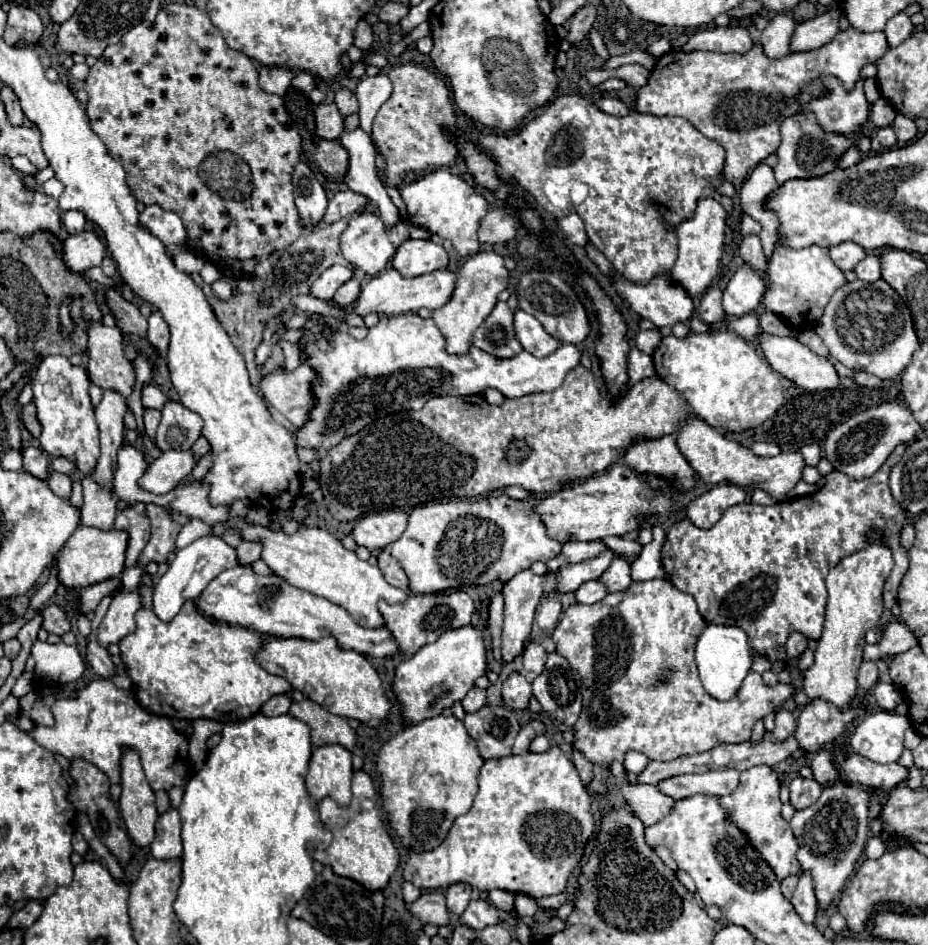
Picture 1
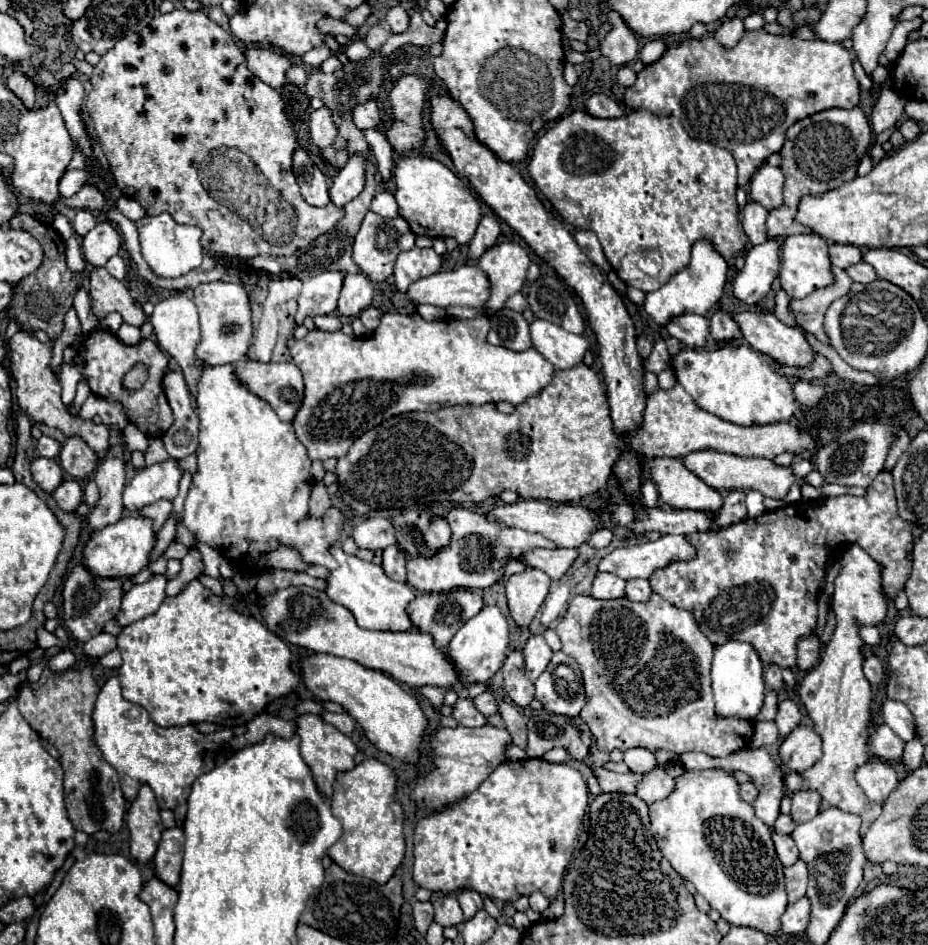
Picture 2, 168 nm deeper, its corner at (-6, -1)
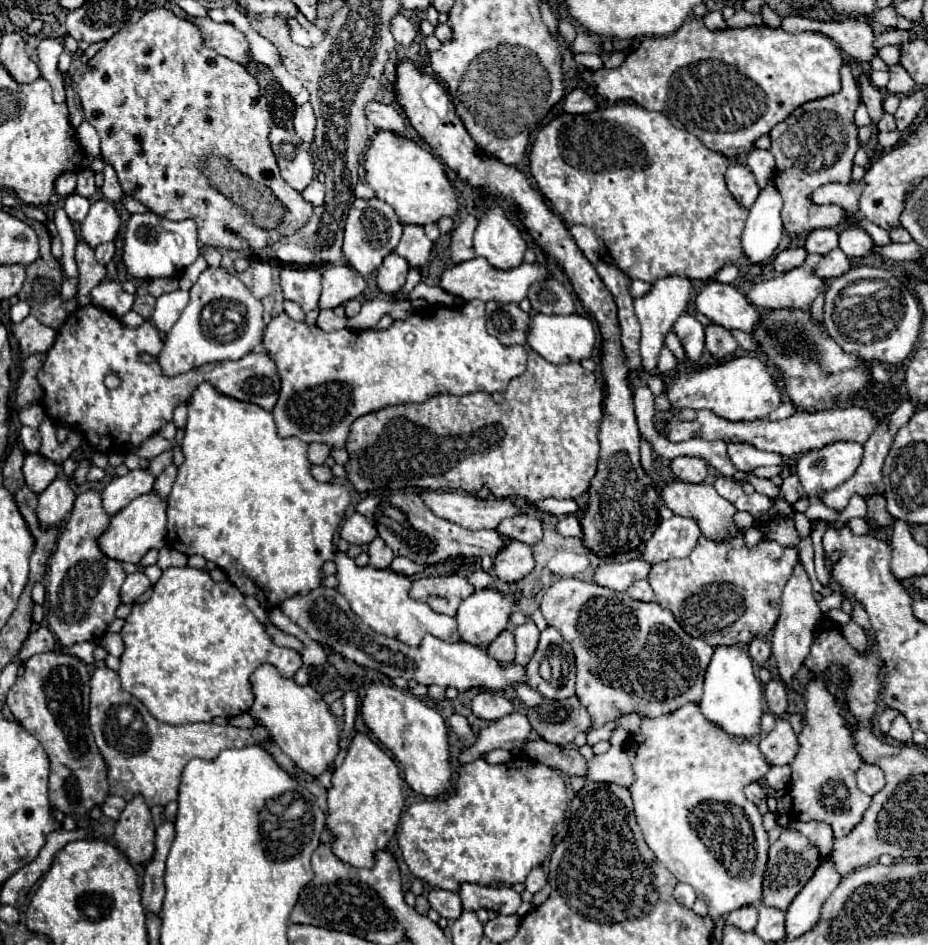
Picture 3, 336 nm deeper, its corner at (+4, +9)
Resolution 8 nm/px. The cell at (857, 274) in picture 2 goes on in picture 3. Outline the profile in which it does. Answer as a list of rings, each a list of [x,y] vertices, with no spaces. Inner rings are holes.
[[[836,248],[830,254],[822,256],[816,268],[816,274],[822,278],[836,278],[836,276],[846,274],[850,268],[852,268],[852,260],[840,248]]]

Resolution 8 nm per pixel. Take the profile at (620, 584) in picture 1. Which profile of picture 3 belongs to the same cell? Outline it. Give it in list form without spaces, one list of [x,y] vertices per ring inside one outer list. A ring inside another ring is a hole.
[[[634,580],[626,592],[634,600],[642,600],[642,602],[652,602],[654,600],[654,592],[652,592],[648,580]]]

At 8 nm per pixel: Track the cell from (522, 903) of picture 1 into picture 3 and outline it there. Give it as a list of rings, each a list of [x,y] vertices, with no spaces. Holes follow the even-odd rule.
[[[534,868],[534,870],[528,874],[526,882],[524,882],[526,890],[528,890],[528,892],[532,892],[532,894],[540,892],[544,884],[546,884],[546,876],[544,876],[544,870],[542,870],[542,868]]]

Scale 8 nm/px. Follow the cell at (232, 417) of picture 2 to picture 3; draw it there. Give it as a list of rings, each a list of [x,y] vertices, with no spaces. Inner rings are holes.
[[[202,382],[196,392],[192,394],[188,402],[188,424],[184,428],[182,438],[182,452],[184,452],[184,464],[178,468],[178,478],[172,486],[172,492],[168,496],[168,546],[174,550],[192,556],[202,554],[206,560],[212,560],[220,570],[226,572],[228,580],[244,594],[244,596],[256,596],[266,608],[274,608],[280,600],[290,598],[294,594],[306,594],[312,588],[320,586],[322,582],[322,564],[326,560],[332,560],[334,556],[334,544],[332,536],[344,516],[344,510],[350,504],[350,490],[340,484],[320,484],[310,474],[310,462],[306,460],[306,448],[308,444],[300,438],[288,438],[282,440],[276,434],[276,424],[272,418],[272,412],[262,410],[260,406],[254,406],[250,402],[242,402],[236,398],[230,398],[216,390],[210,382]]]

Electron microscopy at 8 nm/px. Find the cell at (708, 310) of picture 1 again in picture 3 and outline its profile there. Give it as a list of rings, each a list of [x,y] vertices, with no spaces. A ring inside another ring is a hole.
[[[712,322],[706,326],[706,348],[714,358],[726,358],[738,348],[738,342],[730,330]]]

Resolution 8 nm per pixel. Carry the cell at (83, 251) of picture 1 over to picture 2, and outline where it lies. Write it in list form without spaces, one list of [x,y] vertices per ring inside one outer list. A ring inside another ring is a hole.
[[[100,222],[84,236],[82,250],[92,266],[104,266],[114,254],[118,254],[120,244],[122,234],[118,232],[118,228],[112,222]]]

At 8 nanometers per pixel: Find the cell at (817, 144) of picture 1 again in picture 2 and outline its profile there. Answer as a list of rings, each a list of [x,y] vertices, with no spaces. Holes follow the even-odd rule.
[[[858,106],[850,108],[850,110],[844,110],[844,108],[830,108],[830,110],[822,110],[818,114],[812,114],[796,124],[792,124],[786,132],[786,142],[780,150],[780,156],[782,156],[782,162],[780,162],[780,168],[786,176],[786,182],[784,182],[784,204],[776,210],[772,210],[768,214],[768,236],[776,236],[776,238],[786,238],[790,234],[810,234],[812,230],[800,222],[796,222],[796,212],[798,212],[798,204],[800,204],[800,198],[810,194],[810,196],[820,196],[828,190],[834,190],[838,186],[842,186],[844,182],[850,182],[856,178],[856,170],[858,170],[858,164],[860,160],[864,158],[864,154],[868,152],[872,144],[872,130],[868,126],[868,118],[866,114],[862,116],[862,110]]]

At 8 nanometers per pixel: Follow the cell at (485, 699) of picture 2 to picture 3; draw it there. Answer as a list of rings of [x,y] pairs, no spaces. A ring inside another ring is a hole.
[[[480,690],[472,698],[472,712],[474,712],[474,716],[484,718],[484,720],[498,720],[512,712],[512,704],[500,692]]]

